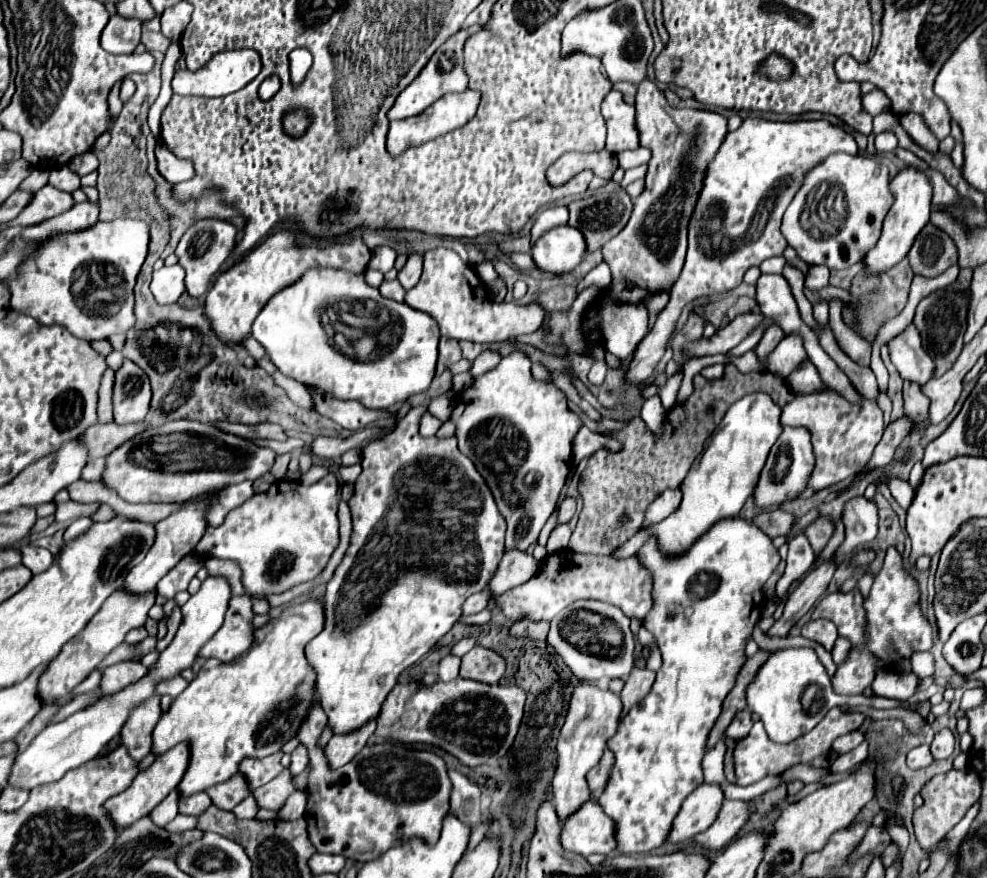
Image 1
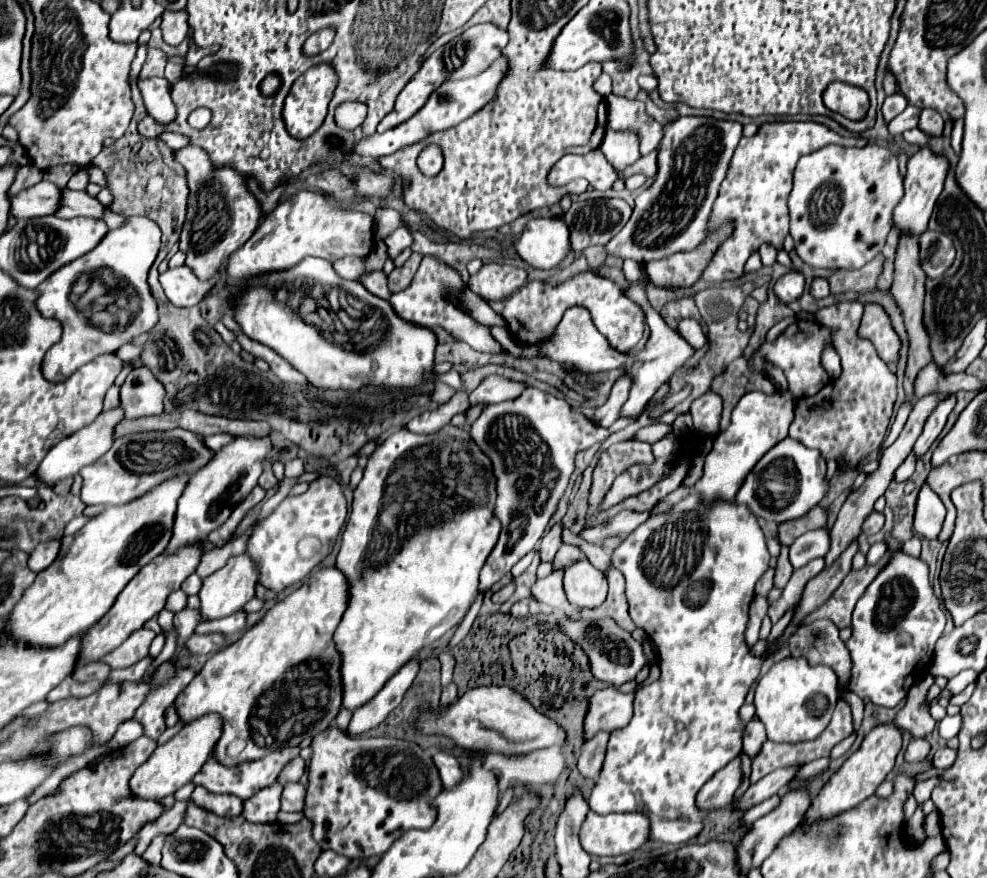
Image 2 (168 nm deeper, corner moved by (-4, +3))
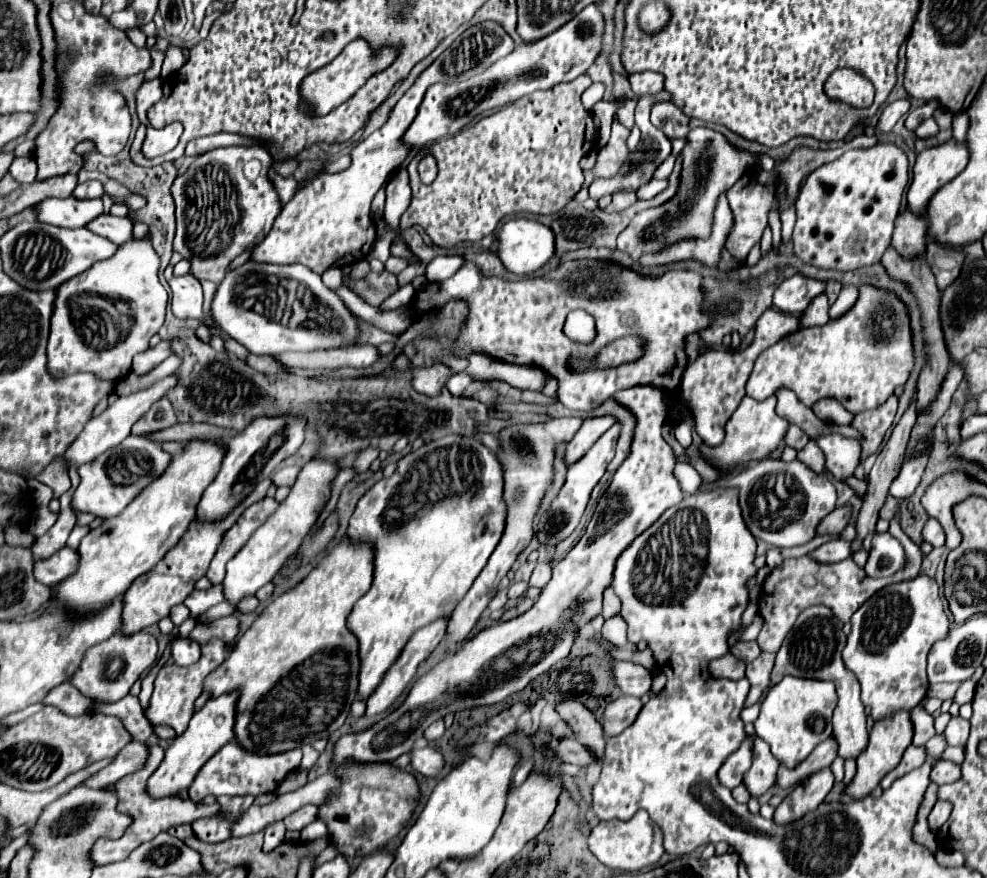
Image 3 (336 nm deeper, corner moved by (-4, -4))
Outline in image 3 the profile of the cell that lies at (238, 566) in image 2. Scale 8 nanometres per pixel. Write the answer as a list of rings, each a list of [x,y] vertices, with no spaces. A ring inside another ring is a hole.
[[[314,459],[302,467],[296,483],[292,485],[290,495],[282,501],[282,507],[228,561],[222,587],[224,587],[224,599],[230,605],[236,607],[244,597],[254,595],[262,585],[270,583],[270,579],[278,573],[278,569],[288,559],[288,555],[292,555],[300,547],[300,541],[310,531],[318,511],[330,499],[330,483],[334,477],[336,477],[336,465],[334,463]]]

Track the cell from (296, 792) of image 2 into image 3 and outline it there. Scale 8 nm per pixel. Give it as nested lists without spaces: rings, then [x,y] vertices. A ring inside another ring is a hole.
[[[306,805],[306,807],[294,811],[292,815],[288,815],[288,817],[284,819],[286,829],[296,829],[296,831],[300,831],[302,827],[306,827],[308,823],[312,823],[312,821],[316,819],[316,813],[318,813],[318,807],[316,807],[316,805]]]

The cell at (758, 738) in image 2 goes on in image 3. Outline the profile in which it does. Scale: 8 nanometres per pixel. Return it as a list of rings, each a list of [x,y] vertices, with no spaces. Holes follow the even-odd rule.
[[[754,737],[754,747],[752,747],[752,753],[754,753],[754,761],[752,761],[752,767],[750,771],[746,771],[746,787],[748,791],[758,797],[762,793],[766,793],[774,781],[776,781],[776,771],[780,767],[778,759],[774,759],[774,755],[770,753],[770,747],[766,745],[766,741],[762,741],[760,737]]]

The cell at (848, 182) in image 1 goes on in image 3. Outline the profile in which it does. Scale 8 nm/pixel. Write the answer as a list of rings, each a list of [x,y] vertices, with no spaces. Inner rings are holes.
[[[876,143],[870,149],[846,151],[840,159],[830,161],[814,169],[796,201],[796,225],[794,225],[794,253],[806,263],[818,269],[854,271],[880,263],[884,251],[890,247],[894,221],[900,213],[902,195],[908,183],[908,159],[902,149],[892,143]]]

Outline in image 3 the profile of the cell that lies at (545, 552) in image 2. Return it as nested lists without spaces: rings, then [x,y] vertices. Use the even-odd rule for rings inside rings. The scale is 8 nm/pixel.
[[[544,561],[544,563],[536,563],[530,585],[532,587],[544,587],[550,581],[550,573],[552,573],[552,563]]]

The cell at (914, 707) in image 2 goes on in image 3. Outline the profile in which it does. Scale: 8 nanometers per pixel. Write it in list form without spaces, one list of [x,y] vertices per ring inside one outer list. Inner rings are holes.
[[[922,699],[912,711],[910,711],[910,719],[914,725],[914,739],[912,745],[924,745],[928,739],[934,737],[934,719],[932,715],[924,709],[924,701]]]

